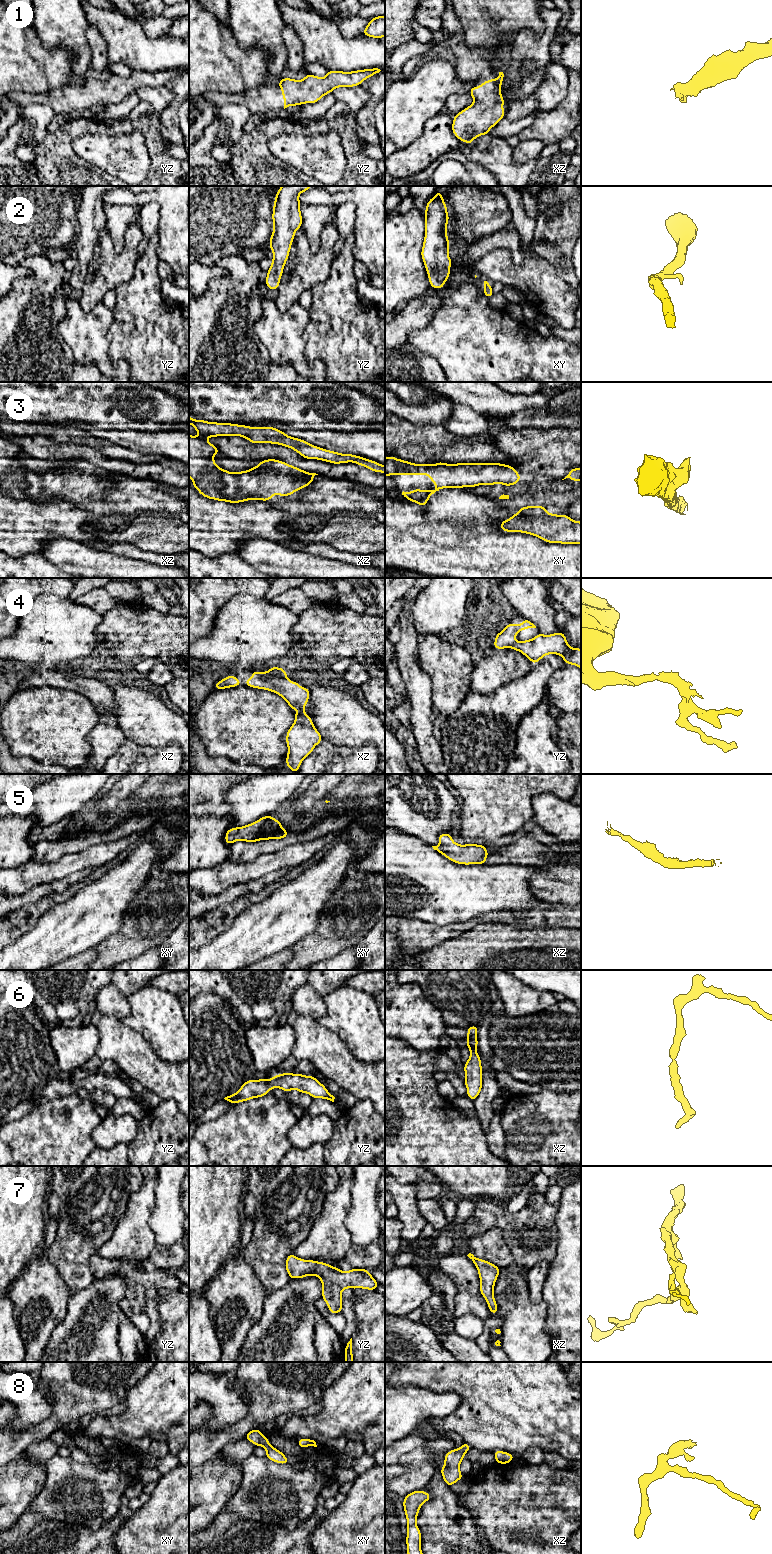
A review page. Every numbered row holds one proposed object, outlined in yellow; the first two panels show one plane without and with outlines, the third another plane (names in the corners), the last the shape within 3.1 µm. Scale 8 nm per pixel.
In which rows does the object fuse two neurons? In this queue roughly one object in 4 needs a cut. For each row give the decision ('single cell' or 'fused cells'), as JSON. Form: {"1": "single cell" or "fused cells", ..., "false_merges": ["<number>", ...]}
{"1": "single cell", "2": "single cell", "3": "single cell", "4": "fused cells", "5": "single cell", "6": "single cell", "7": "single cell", "8": "single cell", "false_merges": ["4"]}

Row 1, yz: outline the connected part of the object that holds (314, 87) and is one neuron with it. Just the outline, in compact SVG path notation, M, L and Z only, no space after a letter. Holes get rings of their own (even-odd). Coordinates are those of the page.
M378 68L351 72L328 70L324 78L307 74L301 81L282 78L276 85L281 87L285 109L304 103L316 103L323 96L333 92L335 88L361 85L364 80L380 71Z

